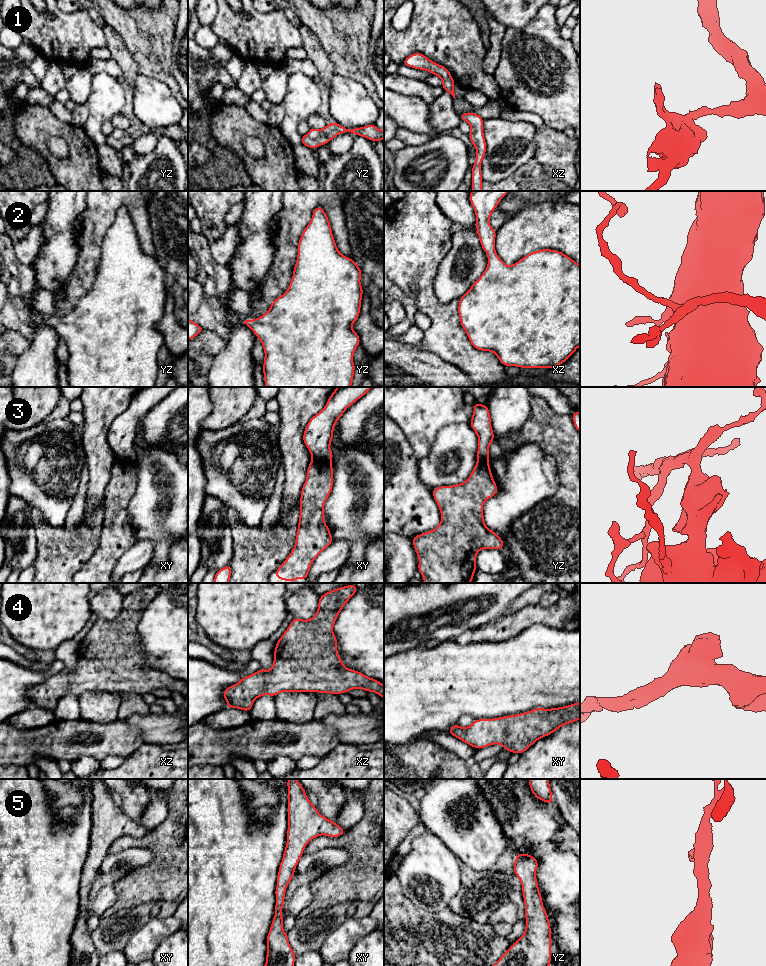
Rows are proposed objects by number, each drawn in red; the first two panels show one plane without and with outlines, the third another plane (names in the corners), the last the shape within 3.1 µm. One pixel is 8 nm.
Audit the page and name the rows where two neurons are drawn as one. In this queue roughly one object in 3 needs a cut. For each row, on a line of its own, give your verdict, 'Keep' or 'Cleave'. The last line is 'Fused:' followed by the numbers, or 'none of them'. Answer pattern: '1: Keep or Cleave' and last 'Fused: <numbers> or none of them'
1: Keep
2: Keep
3: Cleave
4: Keep
5: Keep
Fused: 3

